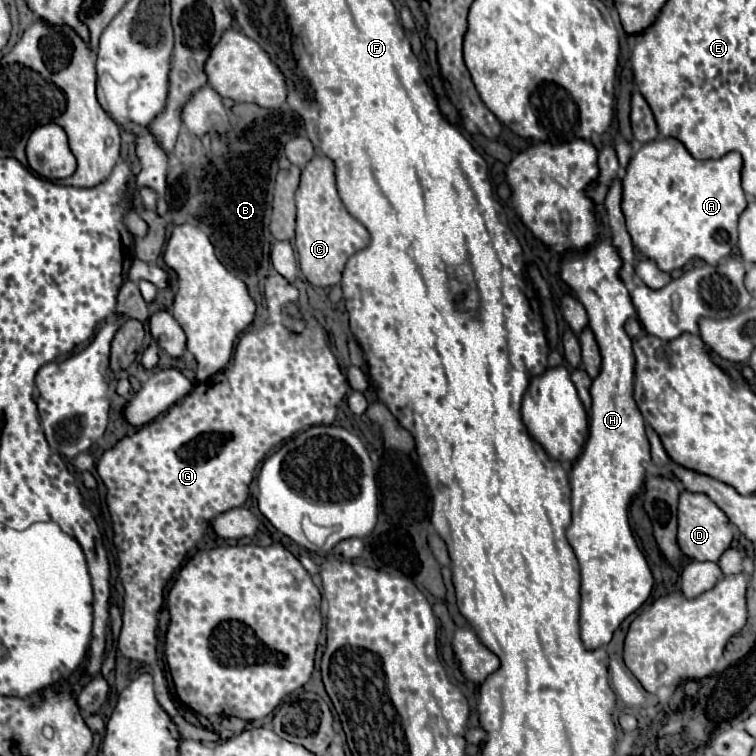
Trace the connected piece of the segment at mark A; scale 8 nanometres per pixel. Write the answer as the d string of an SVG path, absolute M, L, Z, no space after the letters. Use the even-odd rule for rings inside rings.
M673 137L653 139L645 143L629 161L625 177L621 179L623 197L621 211L625 215L627 231L633 245L653 259L661 271L681 269L687 261L699 257L709 265L721 263L737 245L737 219L743 213L747 199L741 189L741 155L727 153L721 159L697 161L689 155L685 145Z

